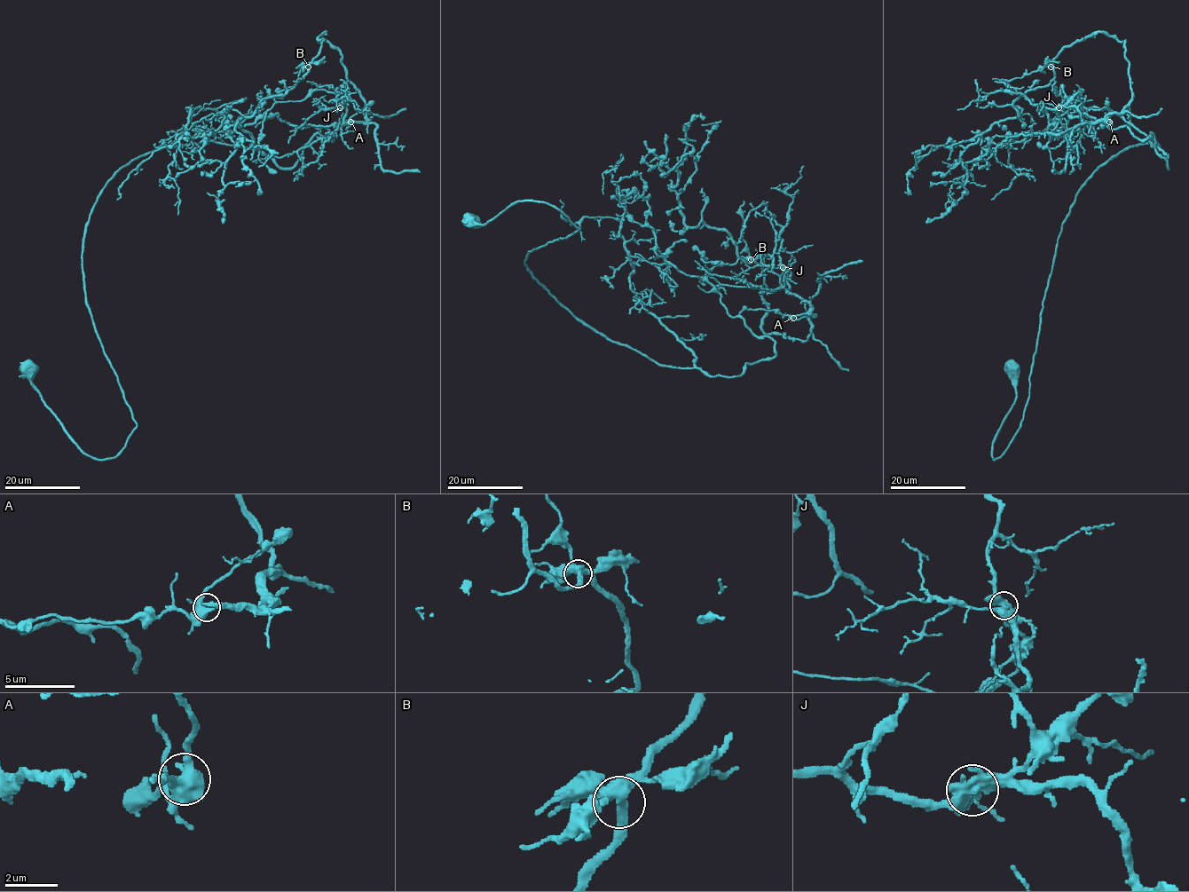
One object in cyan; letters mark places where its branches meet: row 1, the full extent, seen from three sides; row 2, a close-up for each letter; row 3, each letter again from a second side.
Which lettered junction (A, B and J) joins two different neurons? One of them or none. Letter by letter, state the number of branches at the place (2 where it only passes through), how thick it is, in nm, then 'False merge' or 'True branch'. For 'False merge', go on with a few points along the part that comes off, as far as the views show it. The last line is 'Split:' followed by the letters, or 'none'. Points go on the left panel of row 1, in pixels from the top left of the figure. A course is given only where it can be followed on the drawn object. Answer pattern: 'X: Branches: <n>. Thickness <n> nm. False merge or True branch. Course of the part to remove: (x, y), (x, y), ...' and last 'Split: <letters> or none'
A: Branches: 4. Thickness 500 nm. True branch
B: Branches: 4. Thickness 440 nm. True branch
J: Branches: 4. Thickness 460 nm. False merge. Course of the part to remove: (340, 106), (345, 121), (366, 122), (341, 53), (318, 40), (324, 32), (307, 73), (230, 135), (222, 222)
Split: J

